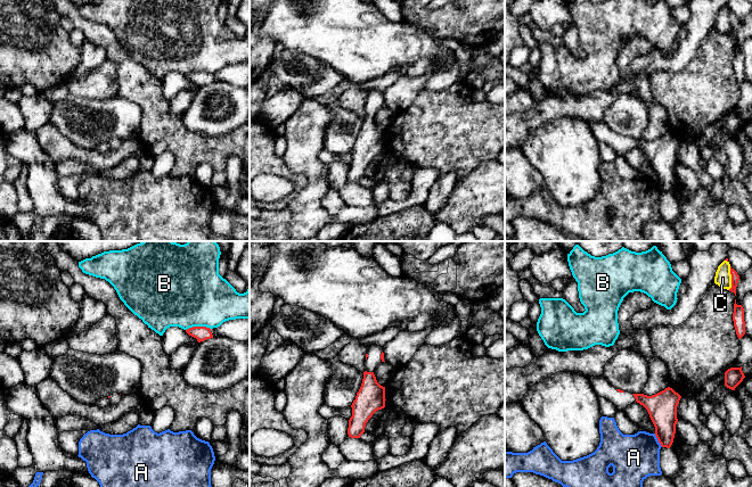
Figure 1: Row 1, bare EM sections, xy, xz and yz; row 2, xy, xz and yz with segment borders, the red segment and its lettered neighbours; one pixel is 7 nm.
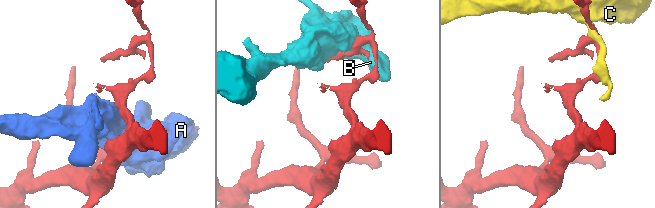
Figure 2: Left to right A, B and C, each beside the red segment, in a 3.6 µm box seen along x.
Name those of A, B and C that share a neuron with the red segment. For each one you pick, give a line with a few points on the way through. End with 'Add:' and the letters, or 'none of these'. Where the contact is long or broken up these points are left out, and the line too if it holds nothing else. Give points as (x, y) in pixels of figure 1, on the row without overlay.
Add: none of these

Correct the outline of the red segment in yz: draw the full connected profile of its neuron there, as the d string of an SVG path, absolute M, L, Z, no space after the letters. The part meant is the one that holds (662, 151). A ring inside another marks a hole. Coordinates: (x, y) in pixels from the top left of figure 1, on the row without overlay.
M589 122L588 125L597 142L611 146L618 155L623 155L635 147L643 150L655 172L655 181L661 191L671 192L678 167L677 151L681 143L678 138L668 132L655 140L647 141L615 134L603 122Z

